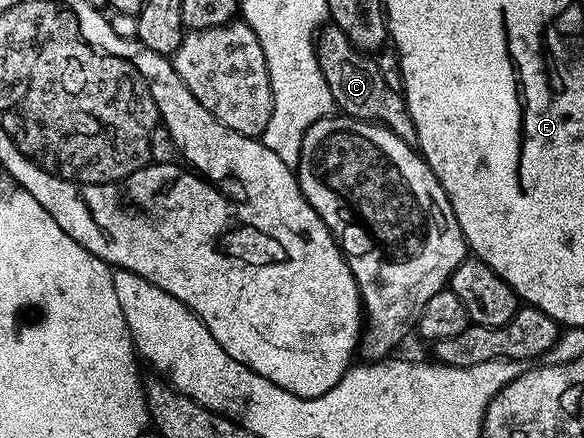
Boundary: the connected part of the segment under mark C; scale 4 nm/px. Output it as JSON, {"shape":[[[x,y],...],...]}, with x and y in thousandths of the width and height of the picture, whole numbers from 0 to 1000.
{"shape":[[[565,53],[548,66],[541,91],[541,128],[565,203],[568,233],[584,260],[623,279],[652,281],[697,326],[711,329],[714,297],[709,295],[709,276],[690,215],[670,203],[656,183],[644,137],[615,116],[580,59]]]}

